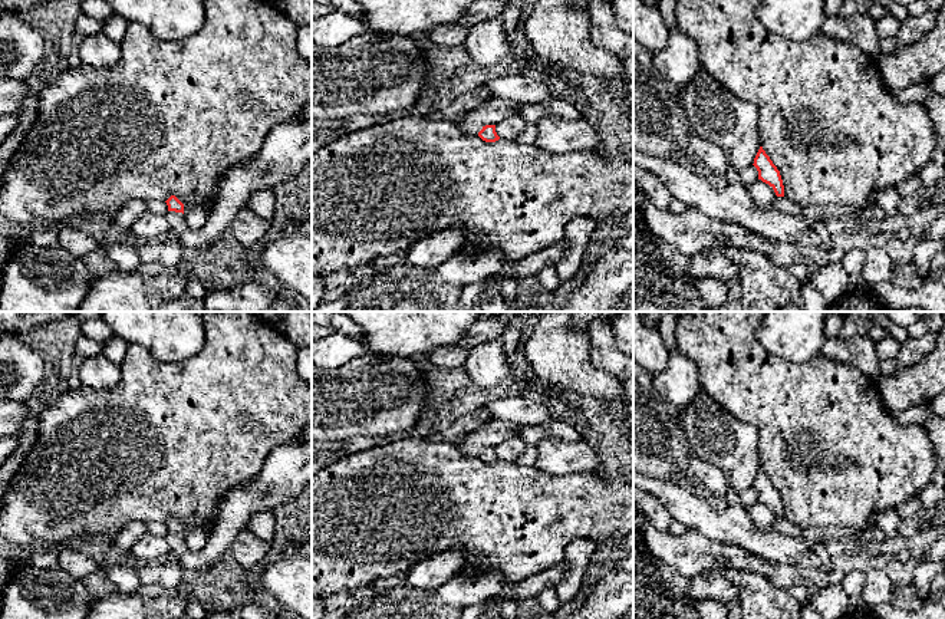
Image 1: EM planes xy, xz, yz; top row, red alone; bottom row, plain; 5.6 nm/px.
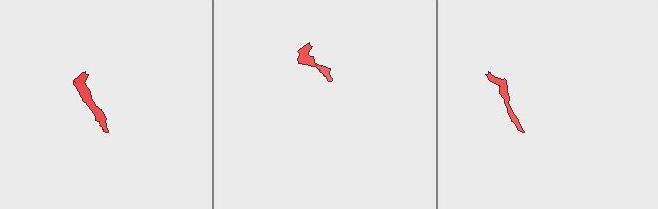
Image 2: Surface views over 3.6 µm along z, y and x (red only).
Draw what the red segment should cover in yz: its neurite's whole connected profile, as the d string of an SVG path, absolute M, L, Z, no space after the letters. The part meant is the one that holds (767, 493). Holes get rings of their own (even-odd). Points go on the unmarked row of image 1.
M760 468L753 487L758 493L758 501L768 506L774 511L777 518L784 518L784 507L780 493L765 475L763 468Z

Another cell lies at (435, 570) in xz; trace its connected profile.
M451 547L435 553L415 566L405 574L405 586L415 590L434 590L460 574L464 563L464 551L460 547Z

